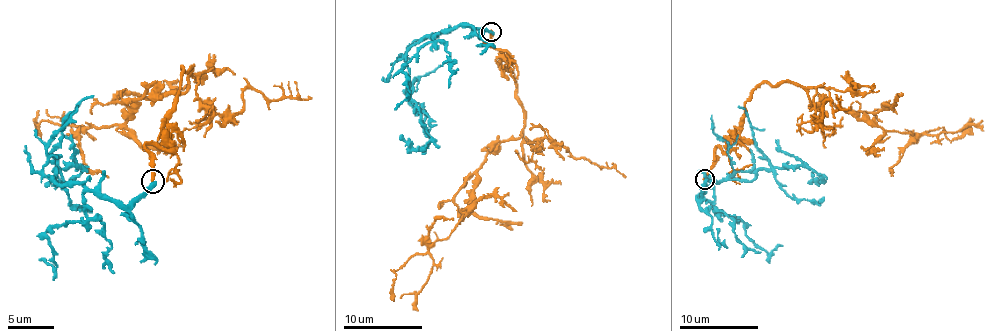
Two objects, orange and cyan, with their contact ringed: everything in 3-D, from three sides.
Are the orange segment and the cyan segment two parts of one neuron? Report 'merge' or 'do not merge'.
do not merge

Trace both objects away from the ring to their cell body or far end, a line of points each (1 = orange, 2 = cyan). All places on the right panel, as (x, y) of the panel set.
1: (705, 178), (762, 84), (796, 82), (811, 103), (827, 99), (888, 131), (942, 127), (949, 139), (973, 119)
2: (705, 180), (697, 198), (711, 180), (750, 180), (758, 170), (809, 167), (821, 180), (807, 182)

